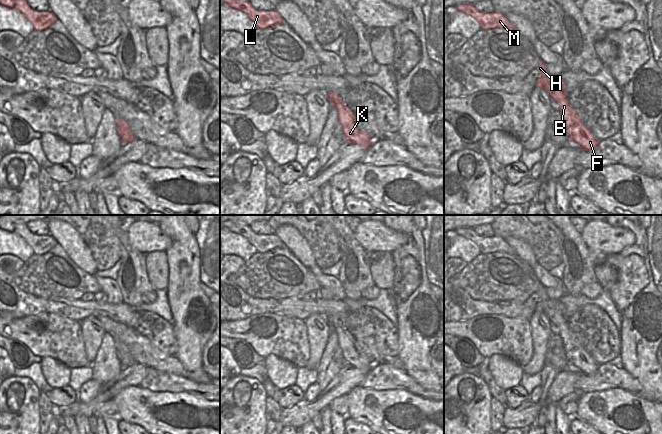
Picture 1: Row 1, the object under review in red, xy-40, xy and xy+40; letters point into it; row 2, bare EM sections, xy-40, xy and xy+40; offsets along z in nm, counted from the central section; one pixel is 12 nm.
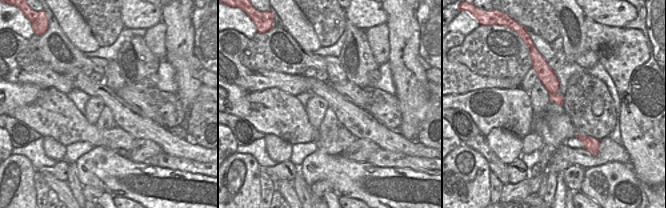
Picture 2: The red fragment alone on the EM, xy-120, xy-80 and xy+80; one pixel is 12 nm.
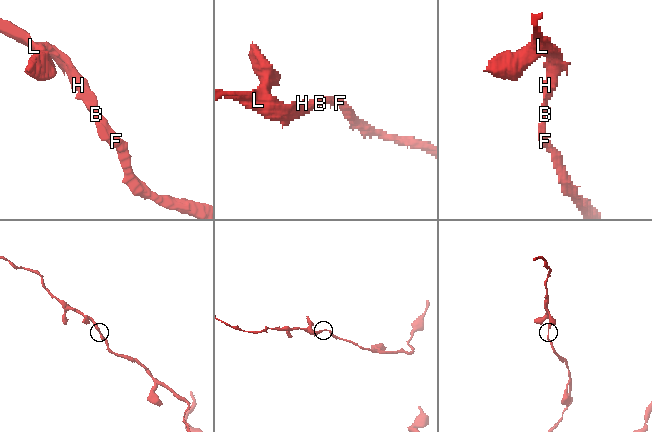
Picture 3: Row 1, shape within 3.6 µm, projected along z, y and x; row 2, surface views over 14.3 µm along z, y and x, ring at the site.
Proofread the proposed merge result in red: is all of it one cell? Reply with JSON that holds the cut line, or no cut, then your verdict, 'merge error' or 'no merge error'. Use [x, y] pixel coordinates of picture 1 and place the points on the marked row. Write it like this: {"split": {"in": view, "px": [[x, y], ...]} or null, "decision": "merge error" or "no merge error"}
{"split": null, "decision": "no merge error"}

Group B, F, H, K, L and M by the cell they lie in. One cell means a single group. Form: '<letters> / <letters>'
B F H K L M

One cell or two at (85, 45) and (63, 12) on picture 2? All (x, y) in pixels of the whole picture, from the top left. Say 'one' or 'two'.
one

